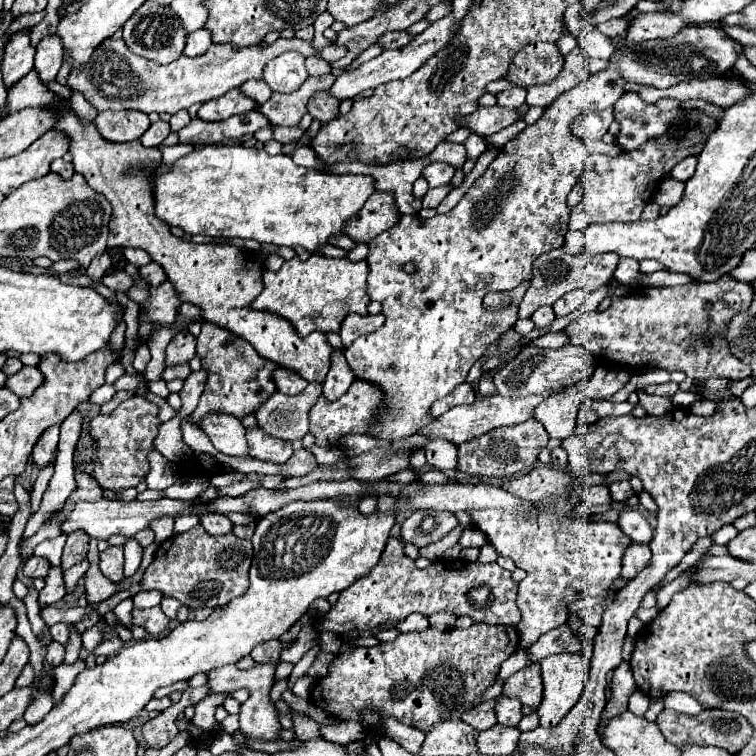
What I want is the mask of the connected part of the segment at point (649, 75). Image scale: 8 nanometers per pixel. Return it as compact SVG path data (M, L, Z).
M687 27L671 39L663 39L663 41L657 39L657 41L645 41L635 45L621 45L625 43L625 35L627 31L611 39L611 43L615 45L615 53L609 59L609 67L619 71L619 75L625 81L635 79L629 83L649 85L657 89L665 89L691 79L721 77L723 73L733 69L737 61L737 53L743 51L743 45L727 37L719 27Z

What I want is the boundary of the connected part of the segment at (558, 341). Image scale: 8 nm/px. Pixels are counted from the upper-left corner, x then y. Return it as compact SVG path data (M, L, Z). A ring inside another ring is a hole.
M547 333L543 337L537 337L537 339L531 339L529 345L535 345L535 347L559 347L559 345L567 345L569 341L565 339L563 333Z

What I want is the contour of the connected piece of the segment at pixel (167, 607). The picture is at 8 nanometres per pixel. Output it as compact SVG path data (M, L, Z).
M163 597L161 599L161 609L163 609L163 613L169 617L169 619L175 619L175 615L177 615L177 609L181 607L181 603L177 601L177 599L173 599L173 597Z

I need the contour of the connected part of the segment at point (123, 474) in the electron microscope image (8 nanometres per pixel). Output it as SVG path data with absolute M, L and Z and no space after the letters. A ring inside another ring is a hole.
M139 395L119 403L119 407L109 415L97 415L89 419L87 433L93 439L95 455L91 459L83 459L79 463L79 469L83 473L93 475L93 479L101 485L101 489L125 491L137 487L141 481L145 481L149 473L147 455L155 449L153 441L157 437L159 425L161 425L159 407Z

